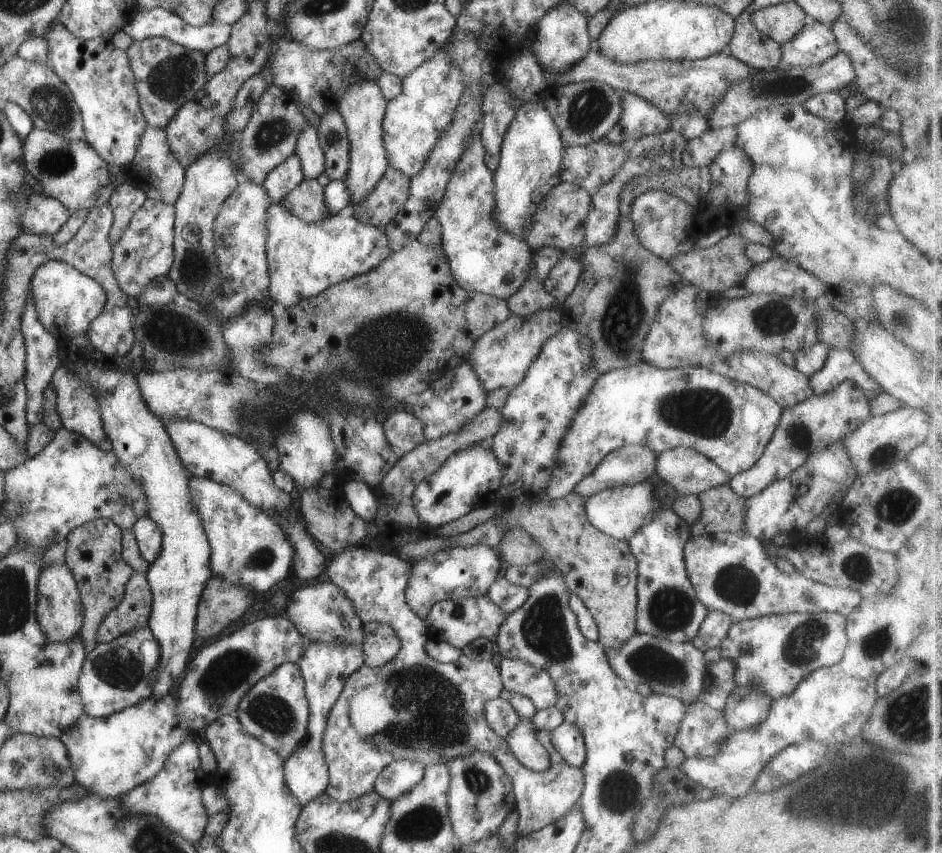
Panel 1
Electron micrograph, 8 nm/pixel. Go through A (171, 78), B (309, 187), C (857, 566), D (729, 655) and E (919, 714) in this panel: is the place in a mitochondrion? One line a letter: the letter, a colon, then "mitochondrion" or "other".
A: mitochondrion
B: other
C: mitochondrion
D: other
E: mitochondrion

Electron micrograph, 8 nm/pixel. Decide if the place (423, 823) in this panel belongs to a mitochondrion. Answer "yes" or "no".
yes

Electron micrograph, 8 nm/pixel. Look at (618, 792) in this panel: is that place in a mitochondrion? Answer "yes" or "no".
yes

